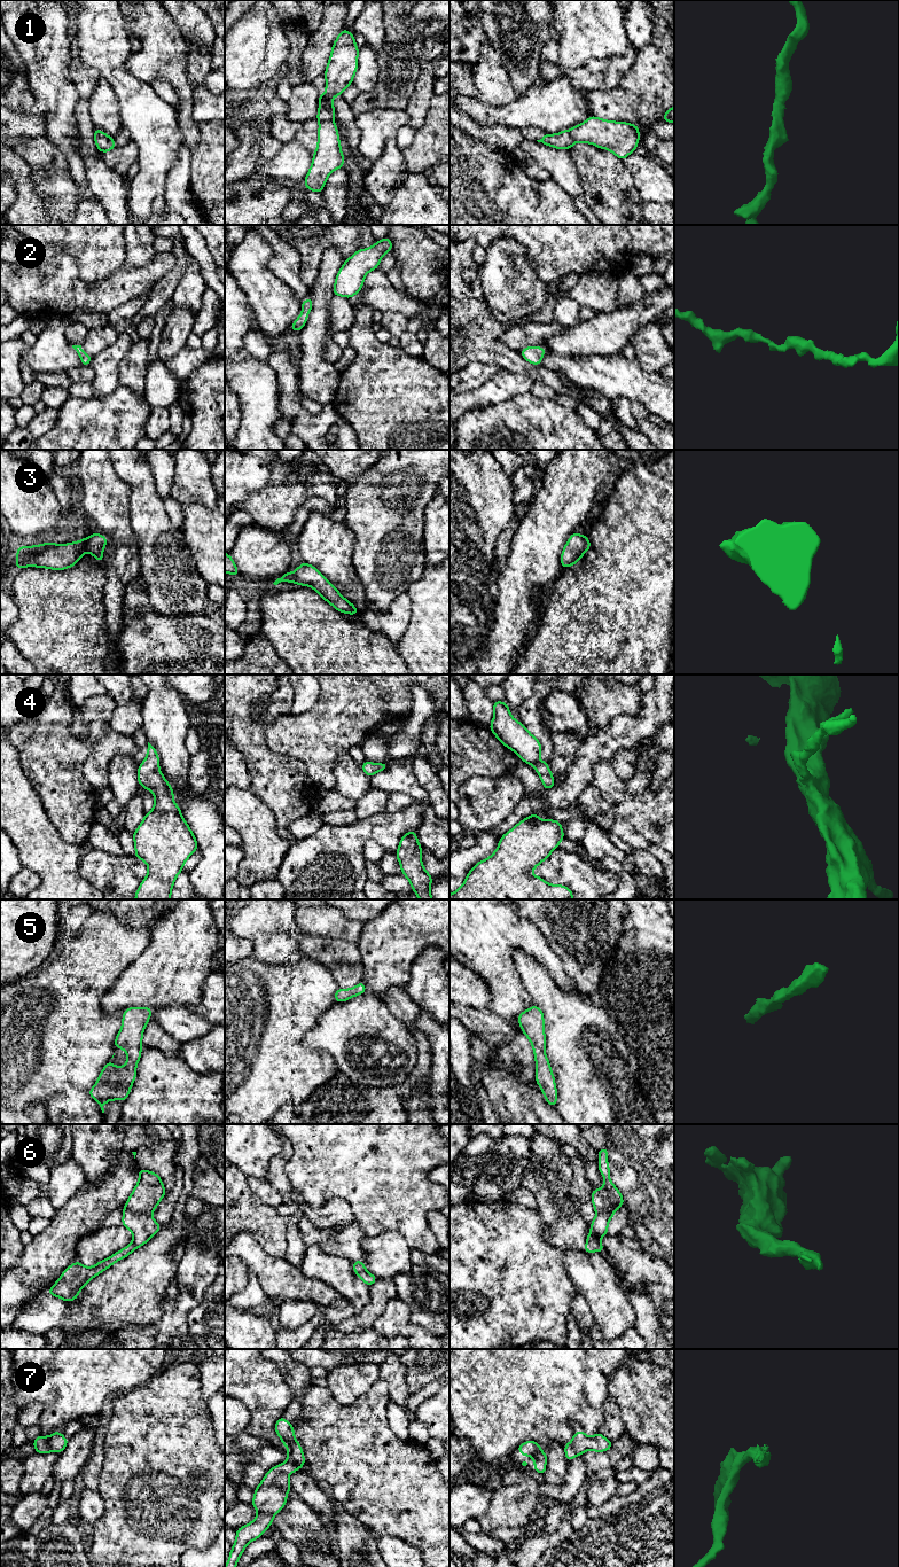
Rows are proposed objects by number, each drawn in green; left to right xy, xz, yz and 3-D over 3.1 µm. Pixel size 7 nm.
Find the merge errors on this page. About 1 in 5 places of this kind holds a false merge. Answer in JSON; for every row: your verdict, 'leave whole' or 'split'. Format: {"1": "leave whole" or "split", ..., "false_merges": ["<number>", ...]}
{"1": "leave whole", "2": "leave whole", "3": "leave whole", "4": "leave whole", "5": "leave whole", "6": "leave whole", "7": "leave whole", "false_merges": []}

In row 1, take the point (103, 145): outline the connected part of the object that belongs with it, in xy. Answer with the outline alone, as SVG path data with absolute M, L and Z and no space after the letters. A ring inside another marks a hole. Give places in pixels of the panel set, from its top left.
M99 128L94 130L94 141L101 153L110 151L116 147L114 139Z

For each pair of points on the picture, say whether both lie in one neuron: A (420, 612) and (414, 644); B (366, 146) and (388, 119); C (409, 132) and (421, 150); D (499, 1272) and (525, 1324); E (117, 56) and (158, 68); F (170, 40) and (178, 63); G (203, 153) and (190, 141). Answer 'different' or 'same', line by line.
A: same
B: same
C: different
D: same
E: different
F: same
G: different

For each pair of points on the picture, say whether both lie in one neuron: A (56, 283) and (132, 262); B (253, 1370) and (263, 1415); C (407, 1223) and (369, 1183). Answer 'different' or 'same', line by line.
A: different
B: same
C: same

